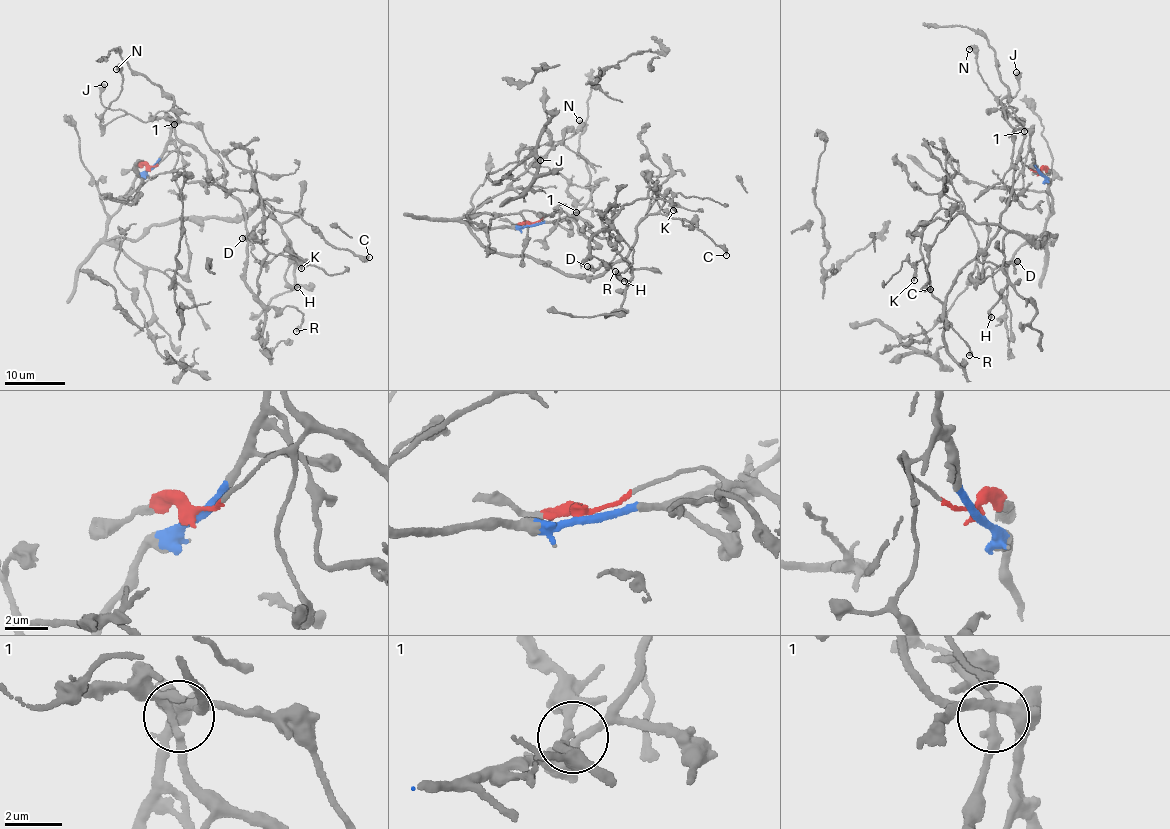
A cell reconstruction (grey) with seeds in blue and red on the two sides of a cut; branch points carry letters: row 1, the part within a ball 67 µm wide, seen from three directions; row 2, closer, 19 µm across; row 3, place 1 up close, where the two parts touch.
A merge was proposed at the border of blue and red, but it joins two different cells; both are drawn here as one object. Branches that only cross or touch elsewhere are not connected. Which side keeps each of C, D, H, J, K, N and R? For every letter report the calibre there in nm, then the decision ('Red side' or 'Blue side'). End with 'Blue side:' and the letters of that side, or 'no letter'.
C: Thickness 360 nm. Blue side
D: Thickness 550 nm. Red side
H: Thickness 340 nm. Blue side
J: Thickness 550 nm. Red side
K: Thickness 380 nm. Red side
N: Thickness 190 nm. Red side
R: Thickness 320 nm. Red side
Blue side: C, H

